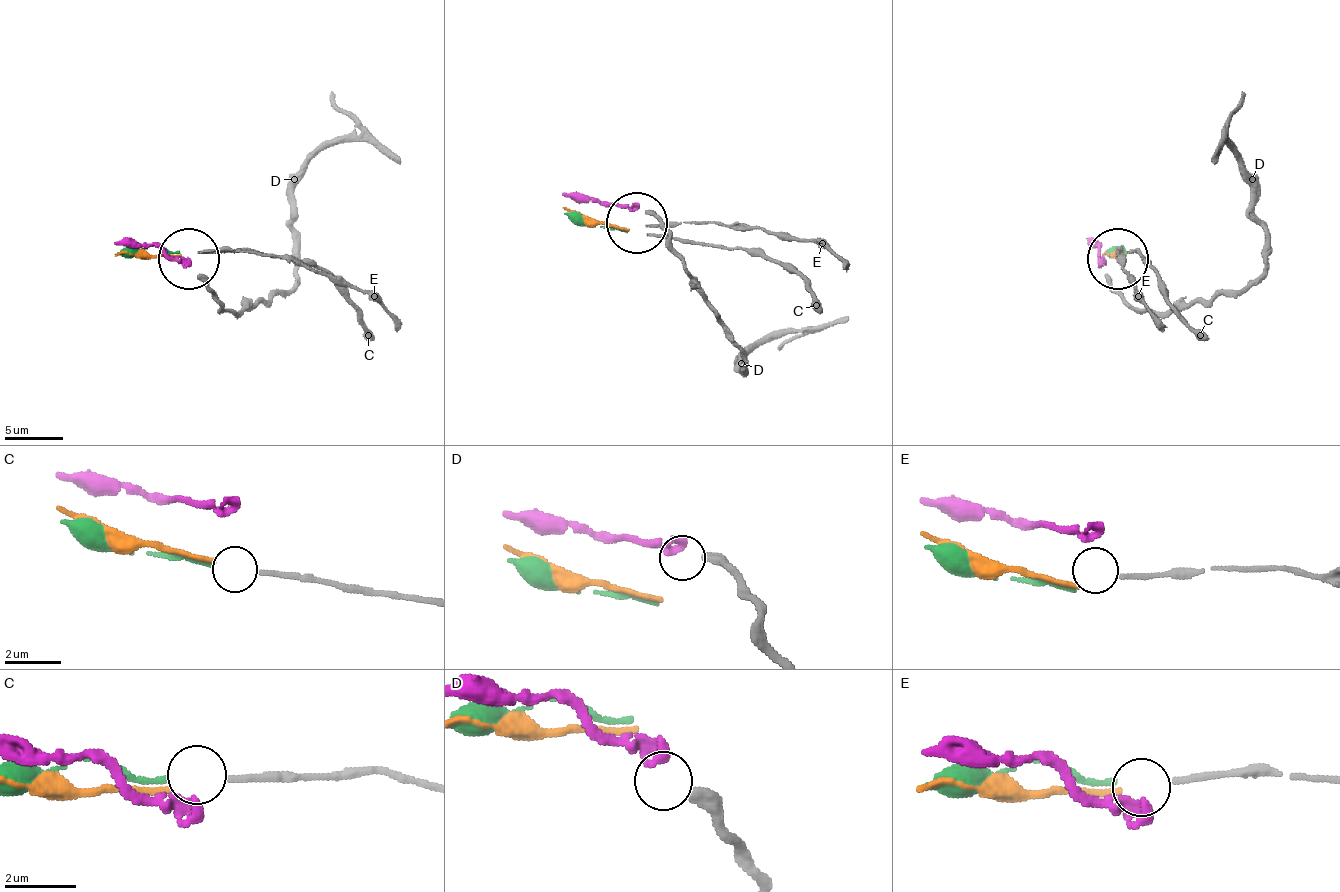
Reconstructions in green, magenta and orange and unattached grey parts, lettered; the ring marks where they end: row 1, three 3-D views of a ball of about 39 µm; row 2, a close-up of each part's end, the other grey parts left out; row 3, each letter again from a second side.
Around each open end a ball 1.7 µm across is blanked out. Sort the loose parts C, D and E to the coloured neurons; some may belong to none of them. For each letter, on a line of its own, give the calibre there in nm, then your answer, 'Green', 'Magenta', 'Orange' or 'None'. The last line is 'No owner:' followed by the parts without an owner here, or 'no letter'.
C: Thickness 180 nm. Green
D: Thickness 360 nm. Magenta
E: Thickness 170 nm. None
No owner: E

